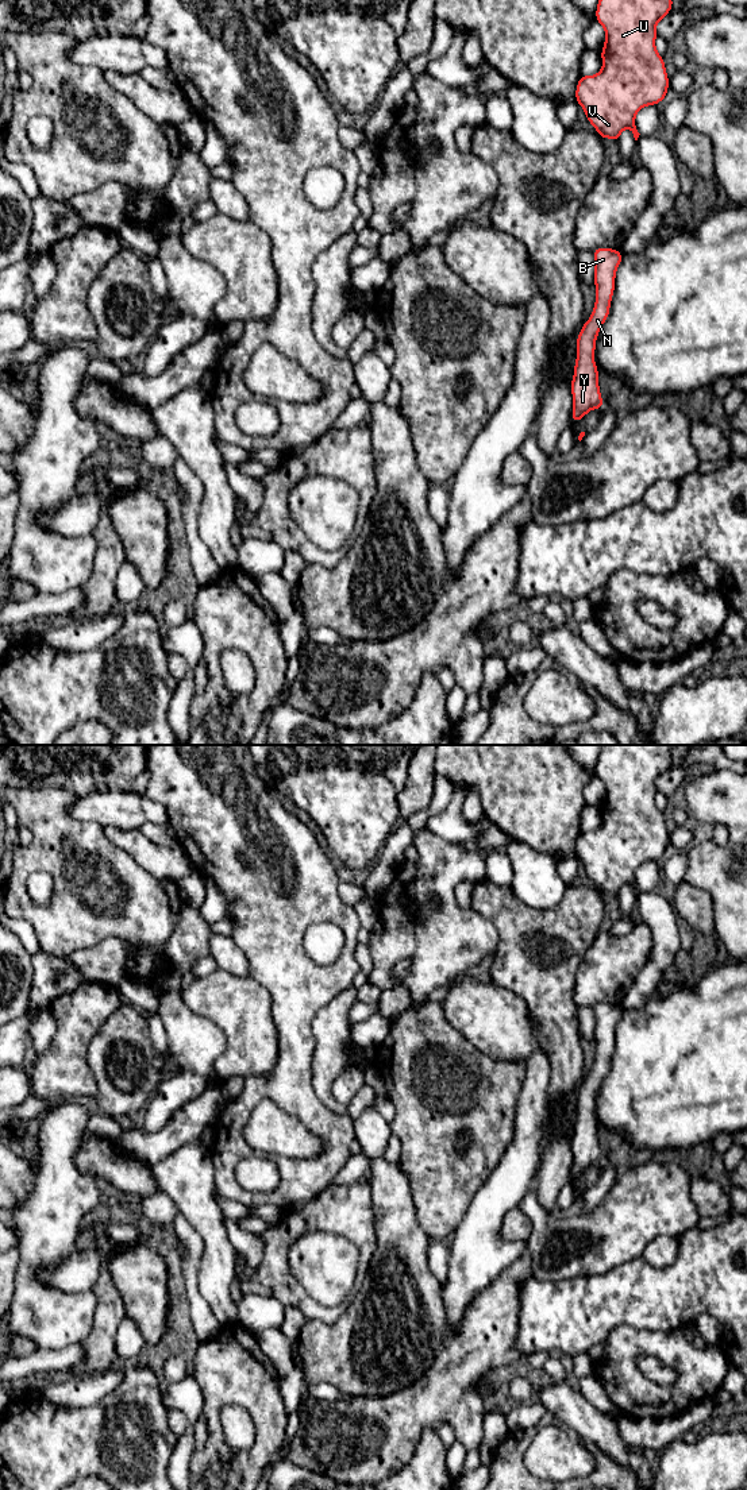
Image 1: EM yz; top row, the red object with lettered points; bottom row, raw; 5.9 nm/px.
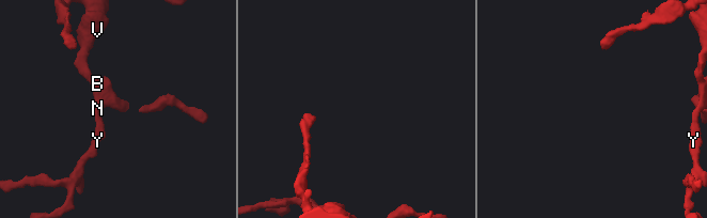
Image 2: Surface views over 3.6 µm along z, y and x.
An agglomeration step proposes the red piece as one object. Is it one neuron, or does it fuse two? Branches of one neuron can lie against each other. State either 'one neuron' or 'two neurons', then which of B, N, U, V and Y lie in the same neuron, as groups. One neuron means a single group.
one neuron | B N U V Y

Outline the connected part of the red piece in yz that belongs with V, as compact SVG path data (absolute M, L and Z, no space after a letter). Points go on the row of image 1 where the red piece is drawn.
M598 0L596 20L604 27L605 42L601 49L602 67L594 76L581 76L575 101L584 108L588 121L601 139L619 140L621 131L629 128L635 140L639 132L636 113L663 101L669 90L665 59L655 46L656 24L673 8L673 0Z

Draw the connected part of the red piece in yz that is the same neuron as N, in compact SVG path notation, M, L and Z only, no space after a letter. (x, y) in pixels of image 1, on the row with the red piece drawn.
M598 247L594 255L596 302L592 314L577 336L577 359L571 378L573 412L571 422L582 420L588 412L602 409L604 402L598 385L598 368L594 362L596 340L607 321L615 292L616 270L623 254L619 250Z

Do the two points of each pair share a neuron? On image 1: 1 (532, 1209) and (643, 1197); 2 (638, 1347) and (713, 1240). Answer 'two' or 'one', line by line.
1: one
2: two

